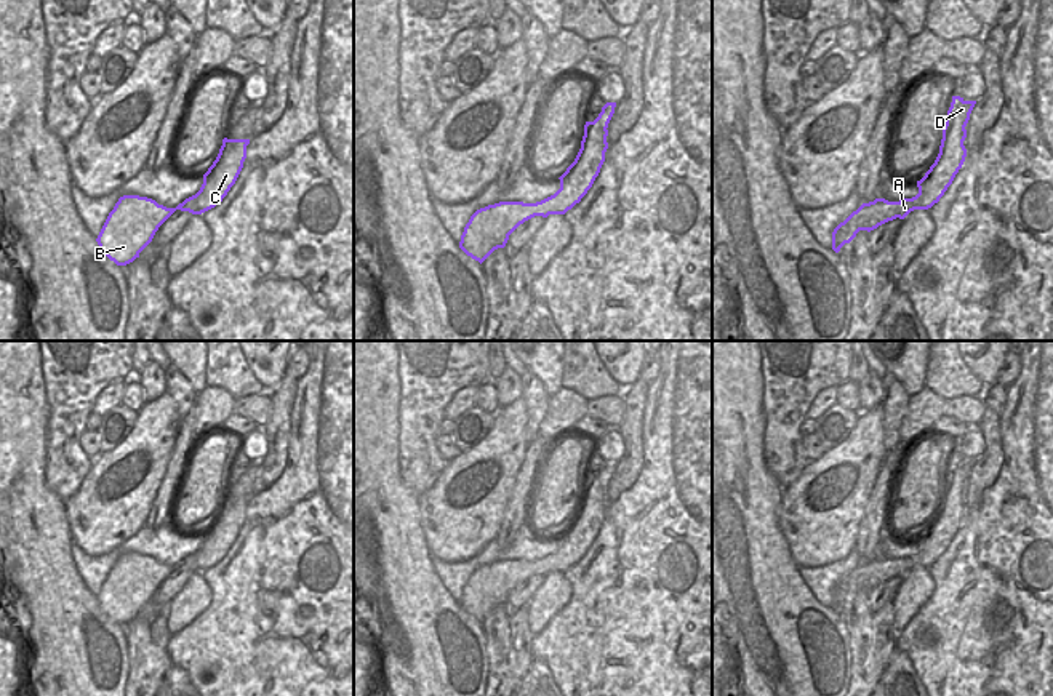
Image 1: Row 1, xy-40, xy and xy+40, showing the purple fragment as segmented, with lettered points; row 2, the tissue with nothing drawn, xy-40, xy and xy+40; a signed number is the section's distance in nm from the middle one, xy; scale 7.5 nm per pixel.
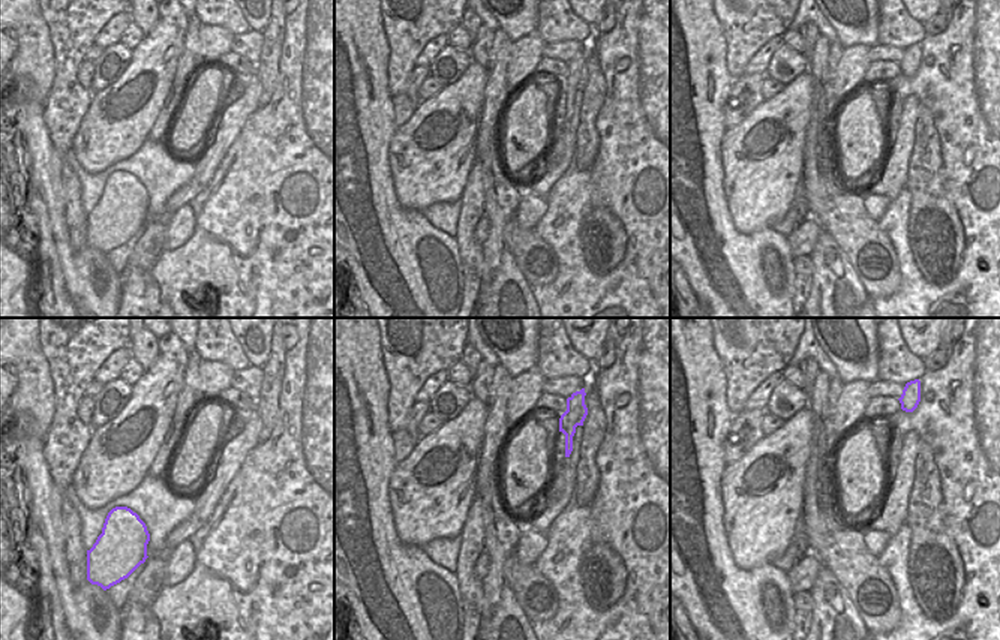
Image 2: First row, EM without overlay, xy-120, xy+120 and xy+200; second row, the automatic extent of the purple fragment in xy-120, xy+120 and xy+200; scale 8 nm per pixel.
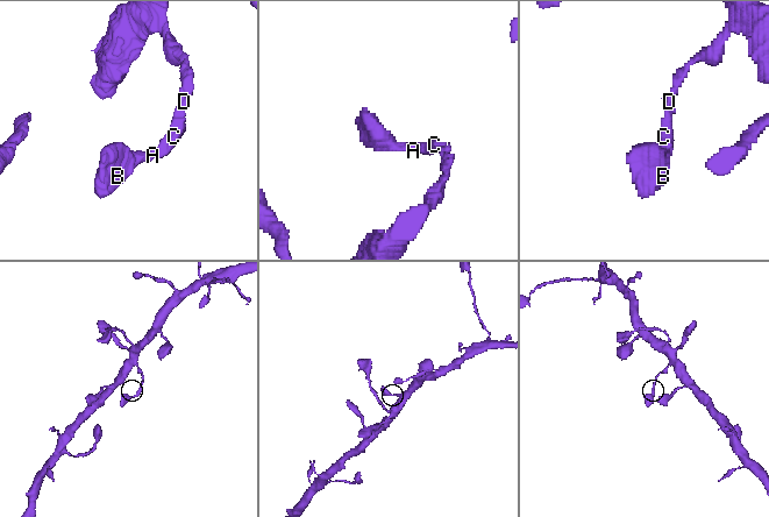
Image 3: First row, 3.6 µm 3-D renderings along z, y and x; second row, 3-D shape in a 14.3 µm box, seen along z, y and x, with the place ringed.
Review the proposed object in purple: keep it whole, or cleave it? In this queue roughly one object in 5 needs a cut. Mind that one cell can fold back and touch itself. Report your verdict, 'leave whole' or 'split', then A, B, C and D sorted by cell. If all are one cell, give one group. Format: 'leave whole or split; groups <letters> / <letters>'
leave whole; groups A B C D

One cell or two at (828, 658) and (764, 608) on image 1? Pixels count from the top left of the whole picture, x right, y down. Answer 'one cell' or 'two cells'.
one cell

